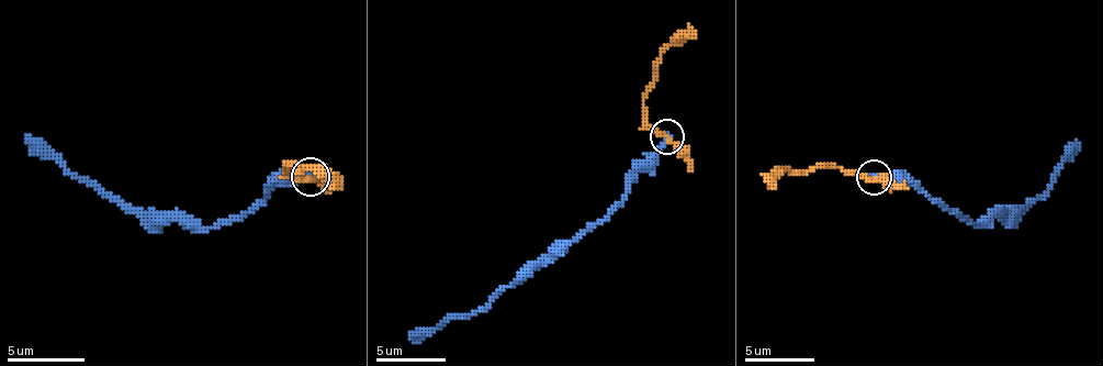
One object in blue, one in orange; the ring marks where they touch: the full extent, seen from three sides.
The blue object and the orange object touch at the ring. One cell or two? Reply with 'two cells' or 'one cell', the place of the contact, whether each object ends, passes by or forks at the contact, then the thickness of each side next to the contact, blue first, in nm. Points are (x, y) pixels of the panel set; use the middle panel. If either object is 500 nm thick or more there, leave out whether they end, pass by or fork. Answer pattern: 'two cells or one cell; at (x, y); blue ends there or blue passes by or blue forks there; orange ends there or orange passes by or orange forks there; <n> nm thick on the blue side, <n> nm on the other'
two cells; at (667, 136); blue ends there; orange passes by; 280 nm thick on the blue side, 240 nm on the other

